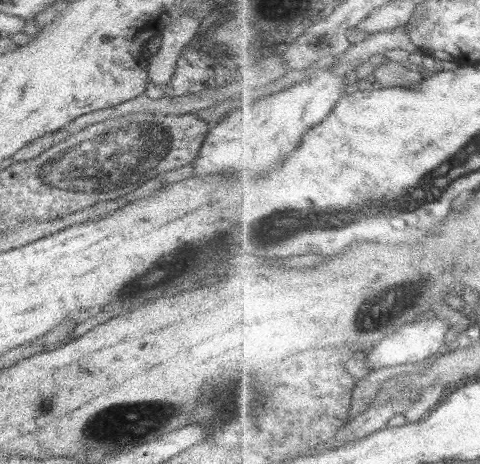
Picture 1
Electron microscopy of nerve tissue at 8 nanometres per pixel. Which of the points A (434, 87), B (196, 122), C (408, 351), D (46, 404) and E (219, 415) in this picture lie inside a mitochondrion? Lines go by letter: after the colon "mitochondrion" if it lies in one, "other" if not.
A: other
B: other
C: other
D: mitochondrion
E: mitochondrion

